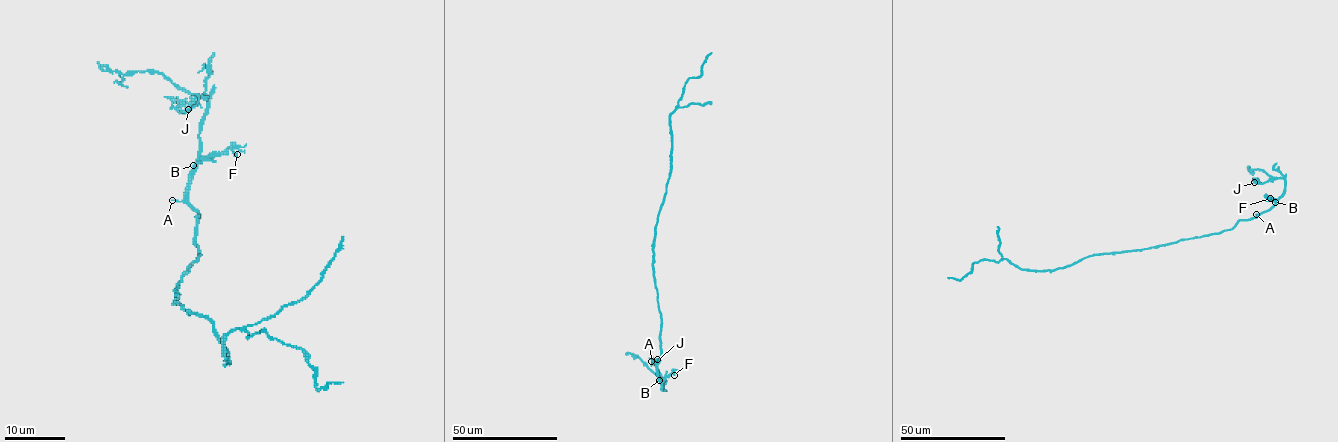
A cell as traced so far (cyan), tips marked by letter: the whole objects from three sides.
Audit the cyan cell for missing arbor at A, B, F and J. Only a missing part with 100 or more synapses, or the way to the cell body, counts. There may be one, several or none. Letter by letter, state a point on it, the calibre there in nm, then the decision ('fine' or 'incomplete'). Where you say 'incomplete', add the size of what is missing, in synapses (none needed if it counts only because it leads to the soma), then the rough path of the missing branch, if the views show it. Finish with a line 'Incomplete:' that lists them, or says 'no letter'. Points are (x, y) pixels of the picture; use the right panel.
A: at (1256, 214); 160 nm thick; fine
B: at (1275, 202); 300 nm thick; fine
F: at (1270, 198); 120 nm thick; fine
J: at (1254, 182); 130 nm thick; fine
Incomplete: no letter

